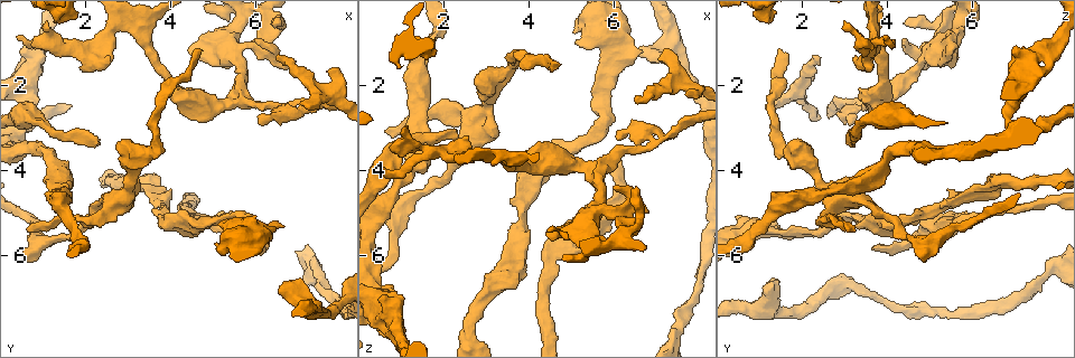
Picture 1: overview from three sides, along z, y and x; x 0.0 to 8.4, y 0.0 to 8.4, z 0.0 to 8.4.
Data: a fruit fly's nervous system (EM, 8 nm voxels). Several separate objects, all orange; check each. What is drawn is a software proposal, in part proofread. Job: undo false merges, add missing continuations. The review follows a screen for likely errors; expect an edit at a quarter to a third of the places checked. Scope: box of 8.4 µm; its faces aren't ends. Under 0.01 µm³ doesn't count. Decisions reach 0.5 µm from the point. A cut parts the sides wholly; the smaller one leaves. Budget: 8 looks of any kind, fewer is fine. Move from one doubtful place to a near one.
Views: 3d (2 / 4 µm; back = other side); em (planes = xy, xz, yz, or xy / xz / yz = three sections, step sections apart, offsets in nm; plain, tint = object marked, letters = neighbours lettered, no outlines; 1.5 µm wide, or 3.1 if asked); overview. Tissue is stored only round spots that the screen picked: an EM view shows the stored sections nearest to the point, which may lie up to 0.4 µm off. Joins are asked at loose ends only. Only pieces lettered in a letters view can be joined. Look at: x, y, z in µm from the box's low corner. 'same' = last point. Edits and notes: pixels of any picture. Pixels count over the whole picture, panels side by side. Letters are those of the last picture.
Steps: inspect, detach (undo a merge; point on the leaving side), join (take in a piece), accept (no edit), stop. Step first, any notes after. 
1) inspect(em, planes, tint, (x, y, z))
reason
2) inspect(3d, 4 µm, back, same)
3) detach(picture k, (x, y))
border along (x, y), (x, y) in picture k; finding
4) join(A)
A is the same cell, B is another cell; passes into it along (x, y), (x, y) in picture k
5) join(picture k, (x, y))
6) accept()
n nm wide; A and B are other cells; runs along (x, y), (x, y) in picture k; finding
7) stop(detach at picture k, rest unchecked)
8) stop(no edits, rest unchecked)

inspect(em, planes, letters, (0.80, 0.85, 3.50))
free end

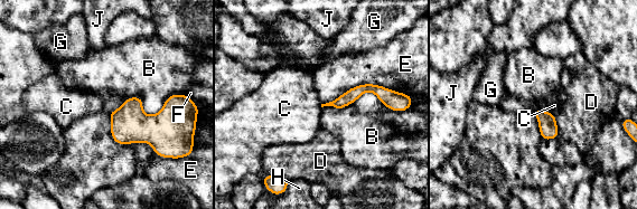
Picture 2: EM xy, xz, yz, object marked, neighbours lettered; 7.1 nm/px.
accept()
B, C, D, E, F, G, H and J are other cells; border along (322, 107), (372, 92), (399, 112) in picture 2; none of them fits

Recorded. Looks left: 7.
inspect(3d, 2 µm, (4.75, 1.20, 1.50))
long arm stops here

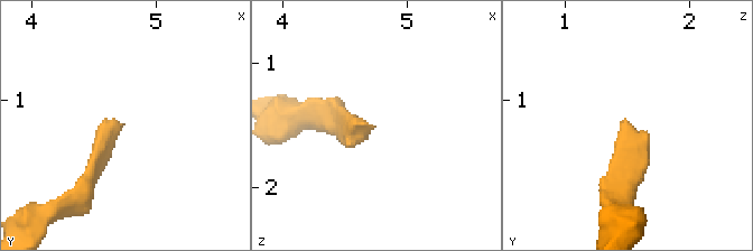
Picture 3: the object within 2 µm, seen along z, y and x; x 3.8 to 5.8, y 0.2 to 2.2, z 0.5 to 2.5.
inspect(em, planes, tint, (4.72, 1.24, 1.50))

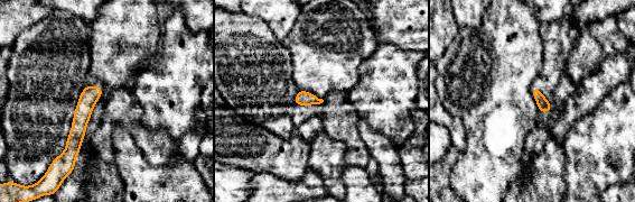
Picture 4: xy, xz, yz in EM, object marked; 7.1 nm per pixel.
inspect(em, planes, letters, same)
see the neighbours

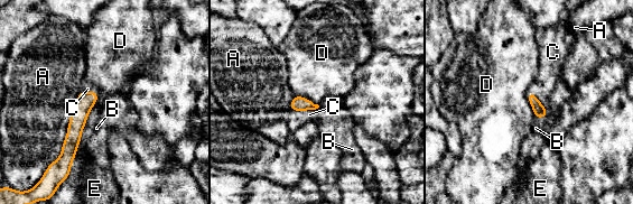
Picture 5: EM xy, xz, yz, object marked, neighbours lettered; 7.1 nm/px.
join(C)
A touches over 550 nm; C is the same cell, A, B, D and E are other cells; the cell continues

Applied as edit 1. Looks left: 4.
inspect(overview)

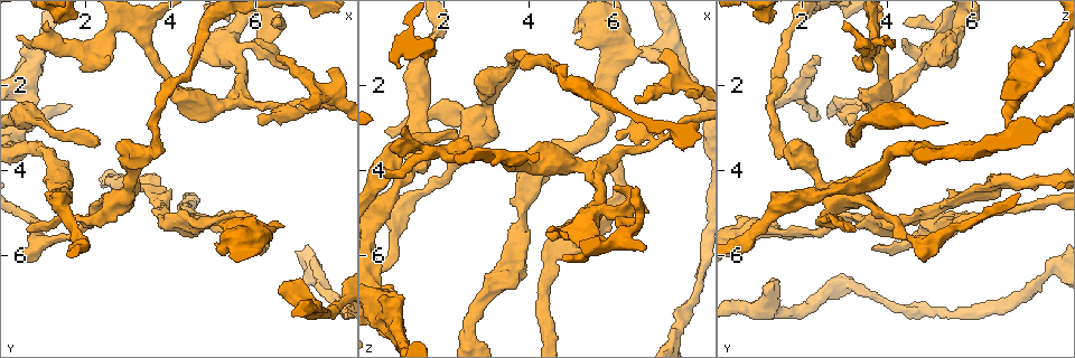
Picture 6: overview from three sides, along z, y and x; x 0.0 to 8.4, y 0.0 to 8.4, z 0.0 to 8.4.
inspect(3d, 4 µm, back, (7.10, 2.70, 3.15))
tapers out

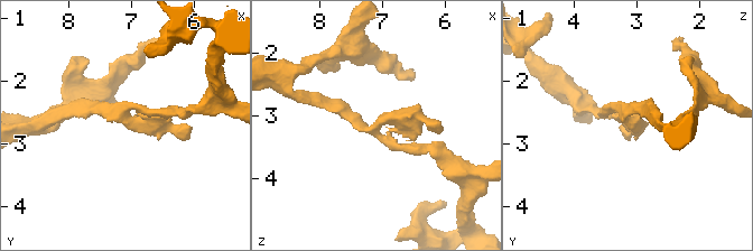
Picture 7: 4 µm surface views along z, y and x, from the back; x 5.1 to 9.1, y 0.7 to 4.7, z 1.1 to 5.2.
inspect(em, xy, step 4, tint, (7.05, 2.70, 3.15))
now the EM

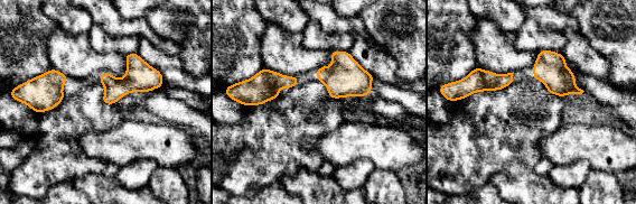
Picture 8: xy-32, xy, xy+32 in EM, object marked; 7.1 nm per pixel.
inspect(em, planes, letters, same)
another direction

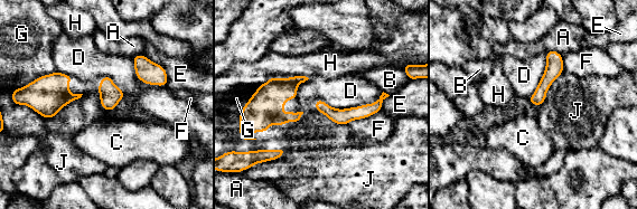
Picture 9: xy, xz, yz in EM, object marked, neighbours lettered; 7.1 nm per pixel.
accept()
D touches over 500 nm; A, B, C, D, E, F, G, H and J are other cells; runs along (317, 103), (333, 114), (378, 103) in picture 9; none of them fits

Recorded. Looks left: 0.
stop(join at picture 5, rest unchecked)

